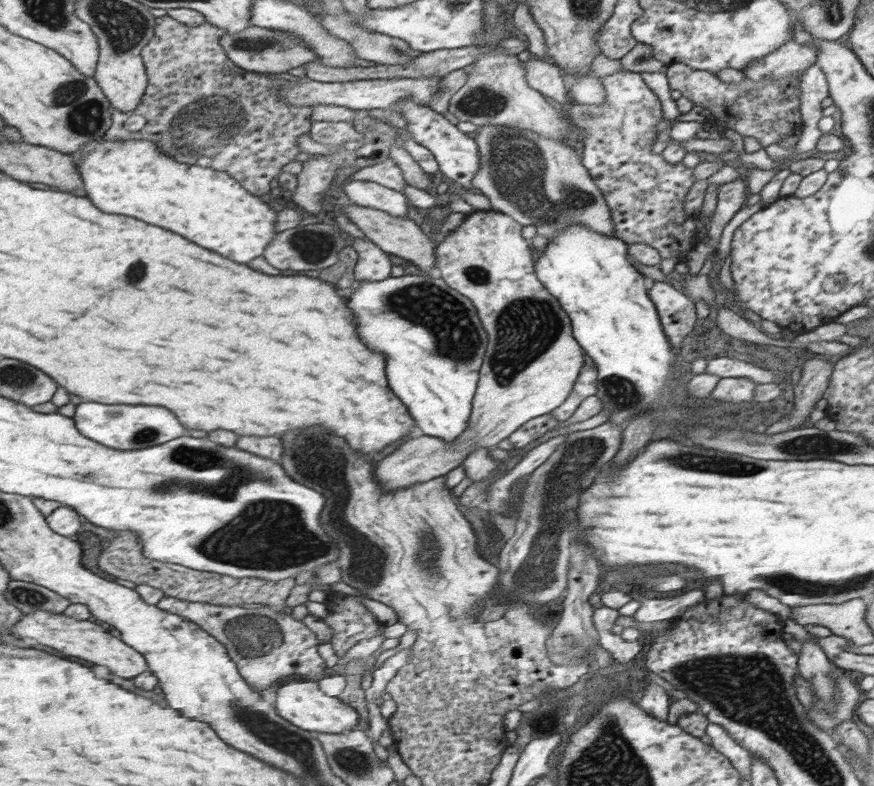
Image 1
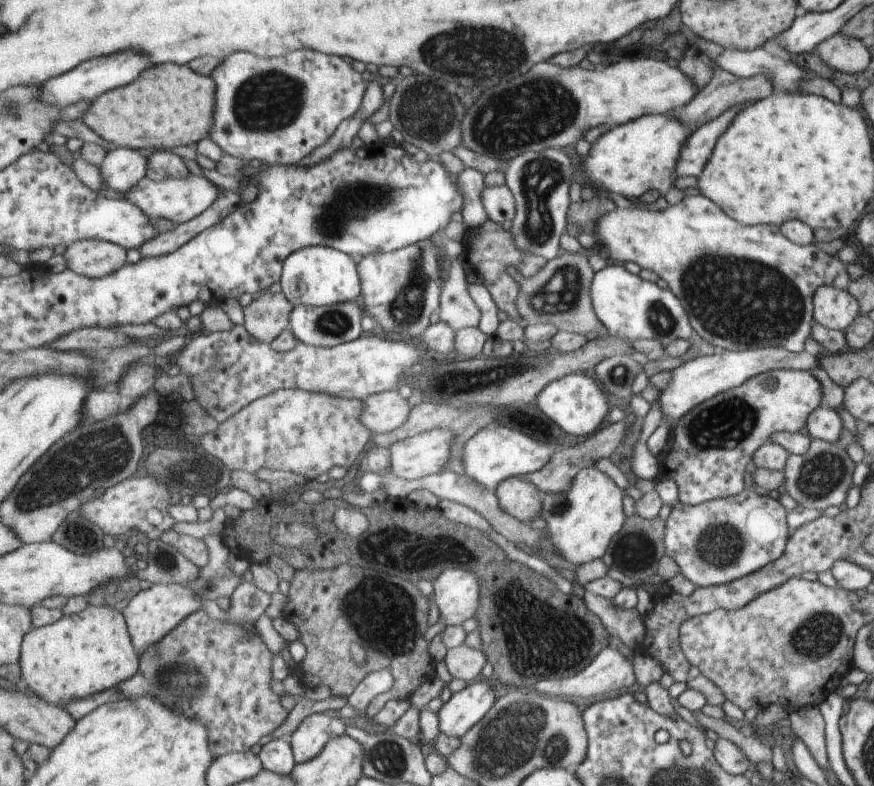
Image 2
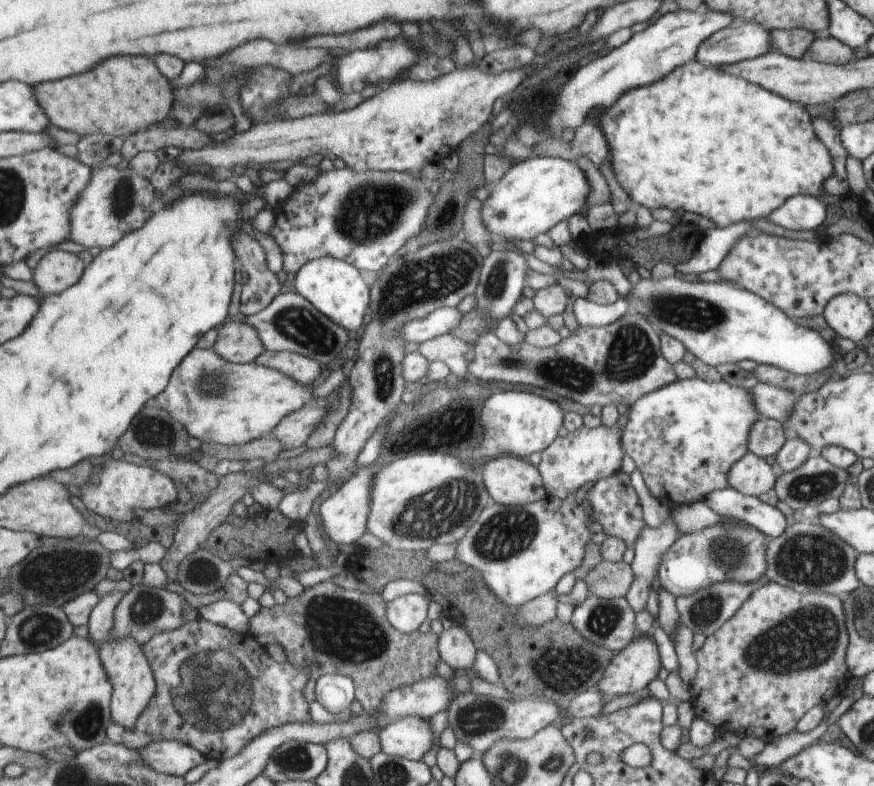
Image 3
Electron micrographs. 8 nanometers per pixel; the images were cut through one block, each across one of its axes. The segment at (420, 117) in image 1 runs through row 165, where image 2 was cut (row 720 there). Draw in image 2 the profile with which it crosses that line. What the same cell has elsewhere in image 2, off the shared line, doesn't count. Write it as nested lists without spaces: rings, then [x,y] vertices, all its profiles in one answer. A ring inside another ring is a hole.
[[[487,679],[470,682],[466,688],[454,693],[437,712],[440,733],[461,739],[495,702],[494,689]]]

